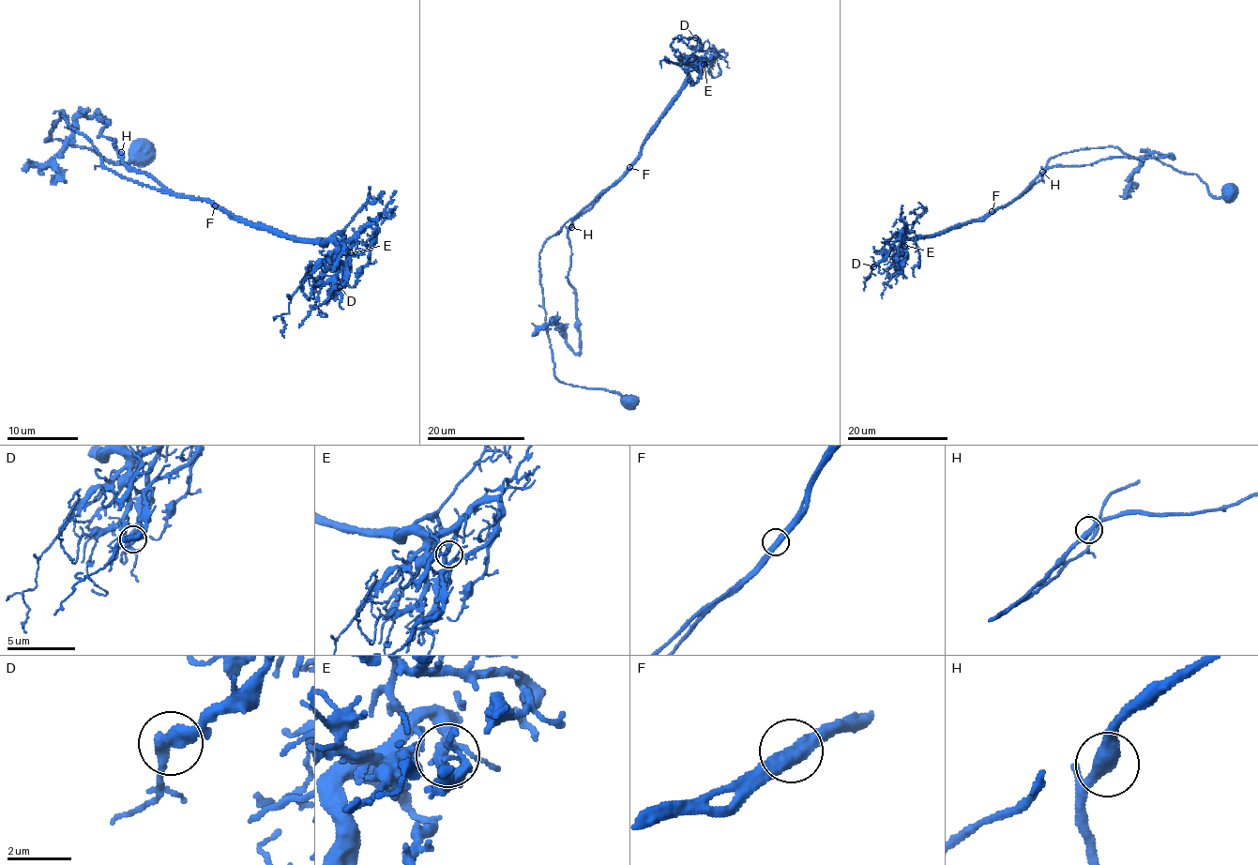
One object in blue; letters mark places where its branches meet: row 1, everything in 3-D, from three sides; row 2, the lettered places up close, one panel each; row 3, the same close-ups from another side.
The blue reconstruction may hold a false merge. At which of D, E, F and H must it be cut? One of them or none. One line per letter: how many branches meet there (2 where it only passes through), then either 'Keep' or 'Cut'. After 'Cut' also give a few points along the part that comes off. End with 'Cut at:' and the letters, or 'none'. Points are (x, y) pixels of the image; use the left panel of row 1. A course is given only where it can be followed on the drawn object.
D: Branches: 2. Keep
E: Branches: 2. Keep
F: Branches: 2. Keep
H: Branches: 2. Keep
Cut at: none

